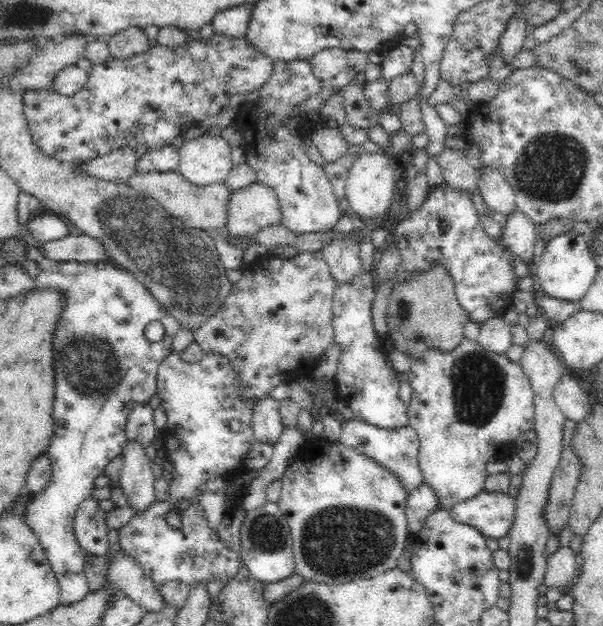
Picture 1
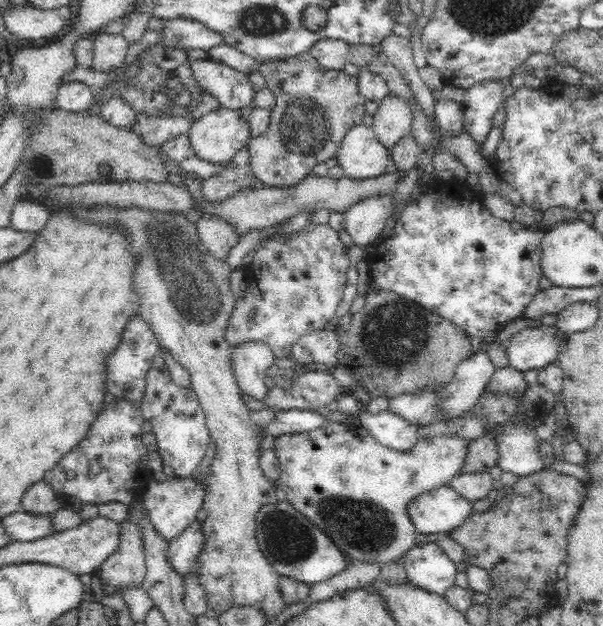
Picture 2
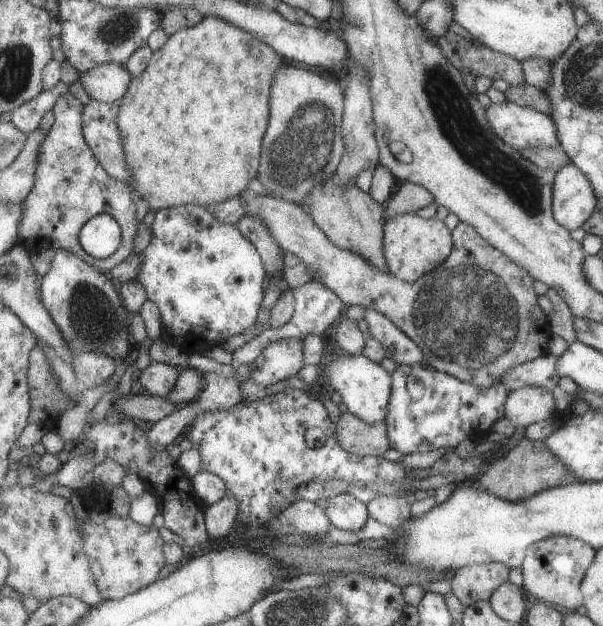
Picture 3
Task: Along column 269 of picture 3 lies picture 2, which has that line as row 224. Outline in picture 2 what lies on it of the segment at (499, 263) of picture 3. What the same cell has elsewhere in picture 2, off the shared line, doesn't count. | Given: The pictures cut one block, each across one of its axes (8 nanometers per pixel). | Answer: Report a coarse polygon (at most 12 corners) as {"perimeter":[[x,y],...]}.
{"perimeter":[[204,213],[196,222],[202,245],[226,259],[240,242],[236,225]]}

